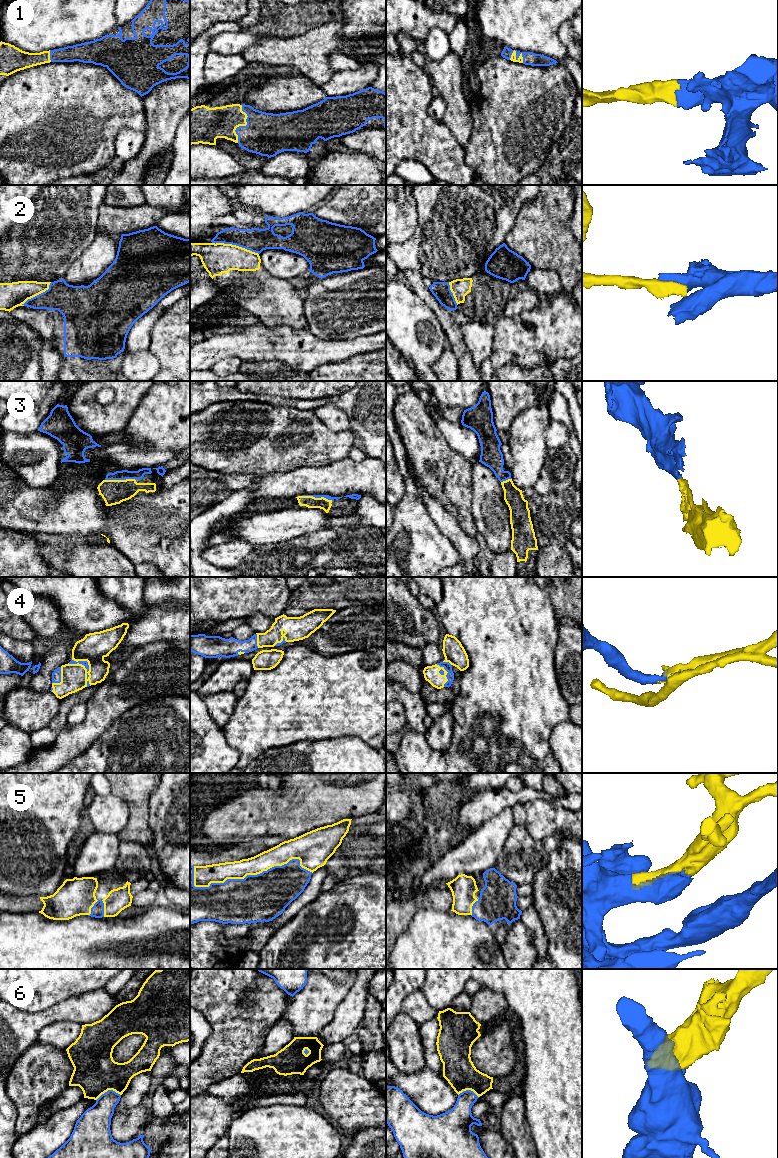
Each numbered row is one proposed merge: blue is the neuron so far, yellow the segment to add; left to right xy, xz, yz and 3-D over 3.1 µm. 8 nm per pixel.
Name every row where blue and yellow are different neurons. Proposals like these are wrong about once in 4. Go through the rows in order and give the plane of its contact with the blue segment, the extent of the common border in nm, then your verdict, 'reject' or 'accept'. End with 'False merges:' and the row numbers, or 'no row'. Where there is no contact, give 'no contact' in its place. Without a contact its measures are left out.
1: meets blue in xz; contact 300 nm long; accept
2: meets blue in xz; contact 380 nm long; reject
3: meets blue in xy; contact 240 nm long; accept
4: meets blue in xy; contact 260 nm long; accept
5: meets blue in xz; contact 950 nm long; accept
6: meets blue in xy; contact 200 nm long; reject
False merges: 2, 6

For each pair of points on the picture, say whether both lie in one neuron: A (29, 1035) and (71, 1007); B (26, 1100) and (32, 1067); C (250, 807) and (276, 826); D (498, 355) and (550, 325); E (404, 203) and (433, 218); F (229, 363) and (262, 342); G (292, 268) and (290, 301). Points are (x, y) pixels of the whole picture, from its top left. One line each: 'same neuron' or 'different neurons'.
A: same neuron
B: same neuron
C: same neuron
D: same neuron
E: different neurons
F: different neurons
G: different neurons

